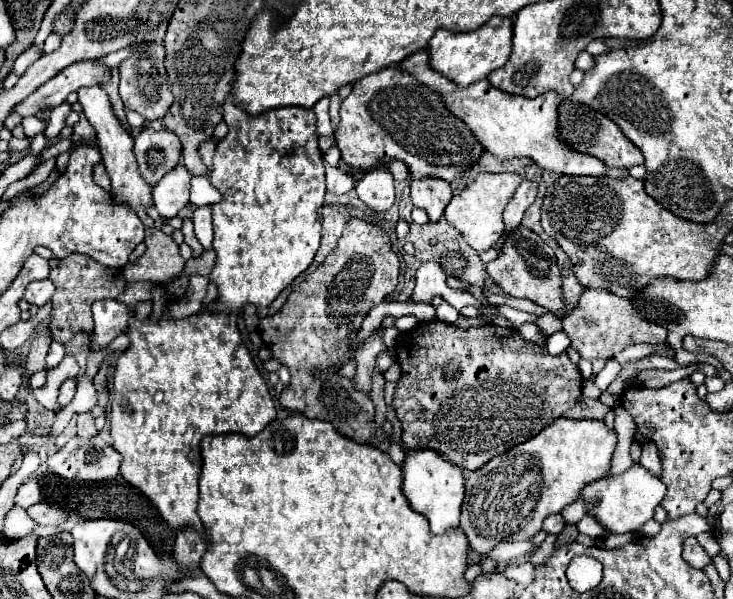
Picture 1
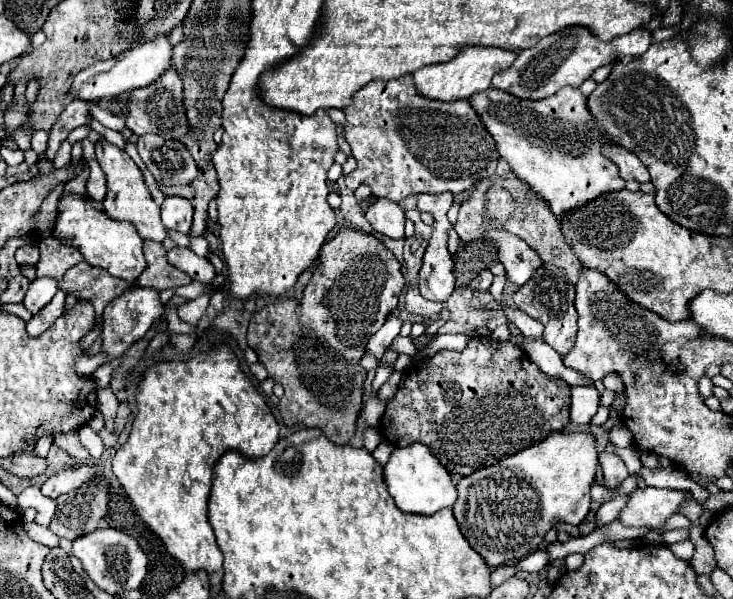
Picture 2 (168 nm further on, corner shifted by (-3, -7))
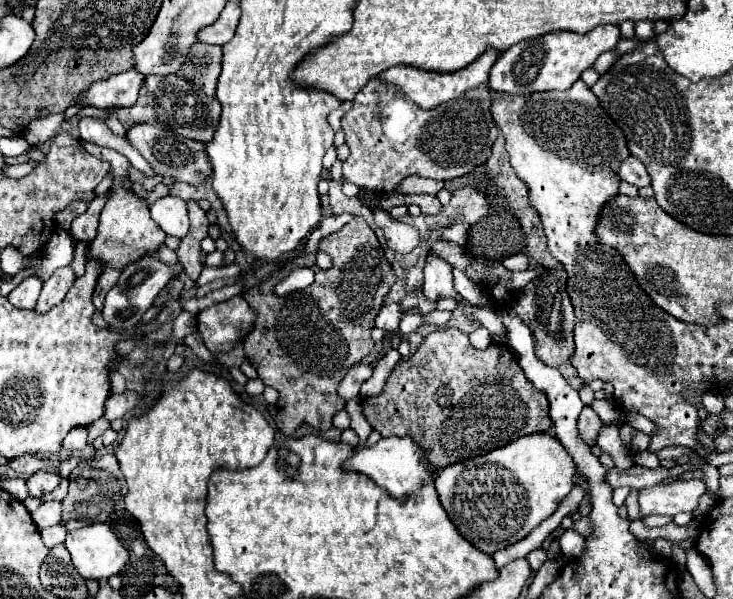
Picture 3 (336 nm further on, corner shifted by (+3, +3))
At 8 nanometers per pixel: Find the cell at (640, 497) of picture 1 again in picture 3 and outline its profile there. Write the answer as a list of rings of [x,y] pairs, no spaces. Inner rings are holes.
[[[698,478],[662,482],[652,488],[640,490],[640,512],[642,516],[662,514],[676,516],[678,512],[694,512],[698,508],[700,496],[706,492],[706,484]]]

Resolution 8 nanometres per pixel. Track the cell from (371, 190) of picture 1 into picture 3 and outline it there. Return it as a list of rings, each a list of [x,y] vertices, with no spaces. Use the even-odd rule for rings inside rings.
[[[374,210],[374,220],[384,230],[384,236],[388,240],[388,248],[392,248],[394,252],[408,254],[418,246],[418,242],[420,242],[418,230],[412,228],[410,224],[388,218],[388,212],[384,212],[384,210]]]

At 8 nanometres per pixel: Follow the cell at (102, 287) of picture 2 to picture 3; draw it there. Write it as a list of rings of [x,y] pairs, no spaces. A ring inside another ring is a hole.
[[[104,268],[102,276],[100,276],[100,280],[98,280],[98,286],[96,286],[96,290],[94,290],[94,306],[98,308],[98,312],[102,310],[104,296],[108,294],[108,290],[116,286],[116,282],[118,282],[118,276],[120,276],[120,272],[118,272],[118,270]]]

